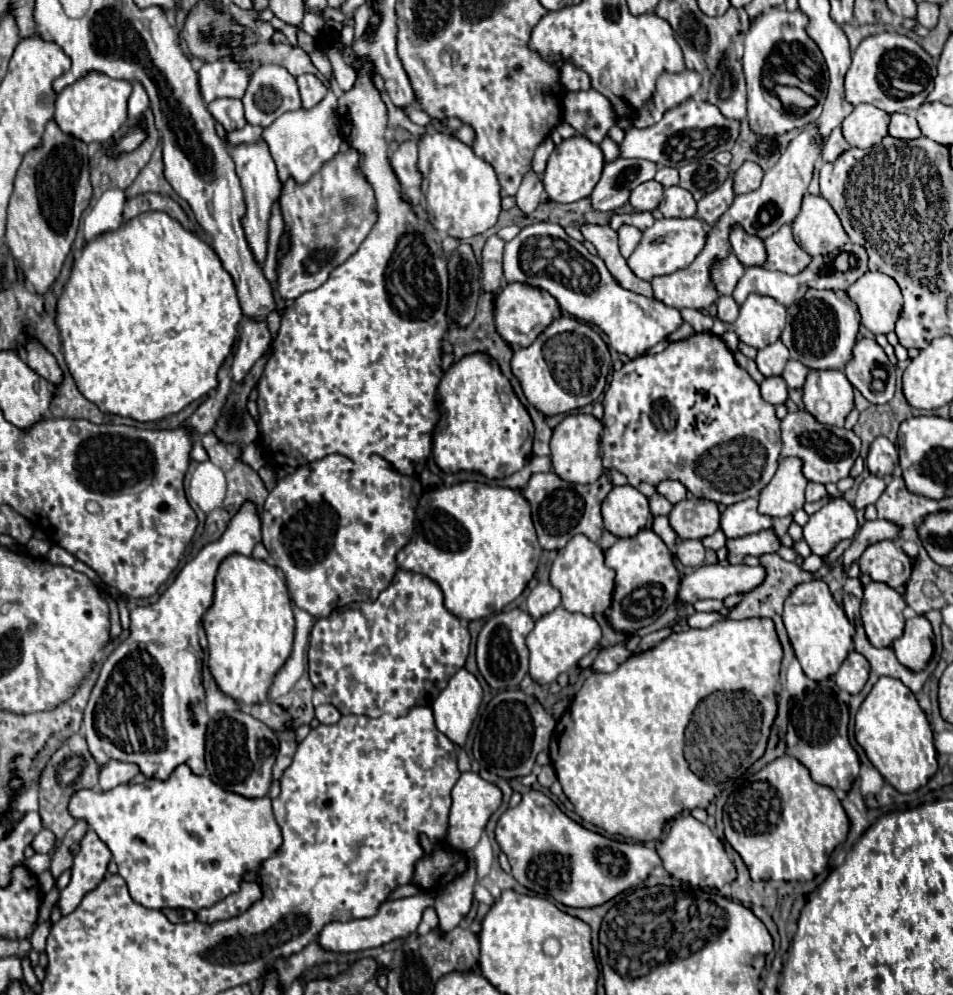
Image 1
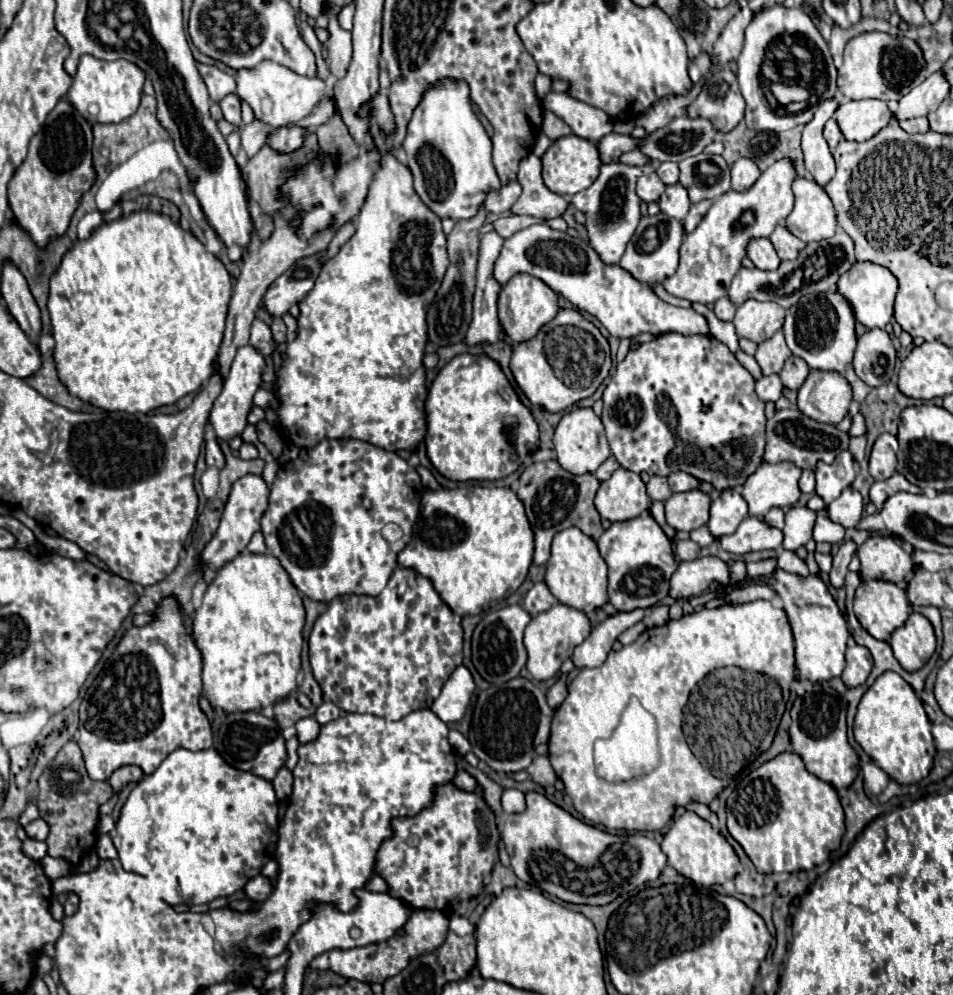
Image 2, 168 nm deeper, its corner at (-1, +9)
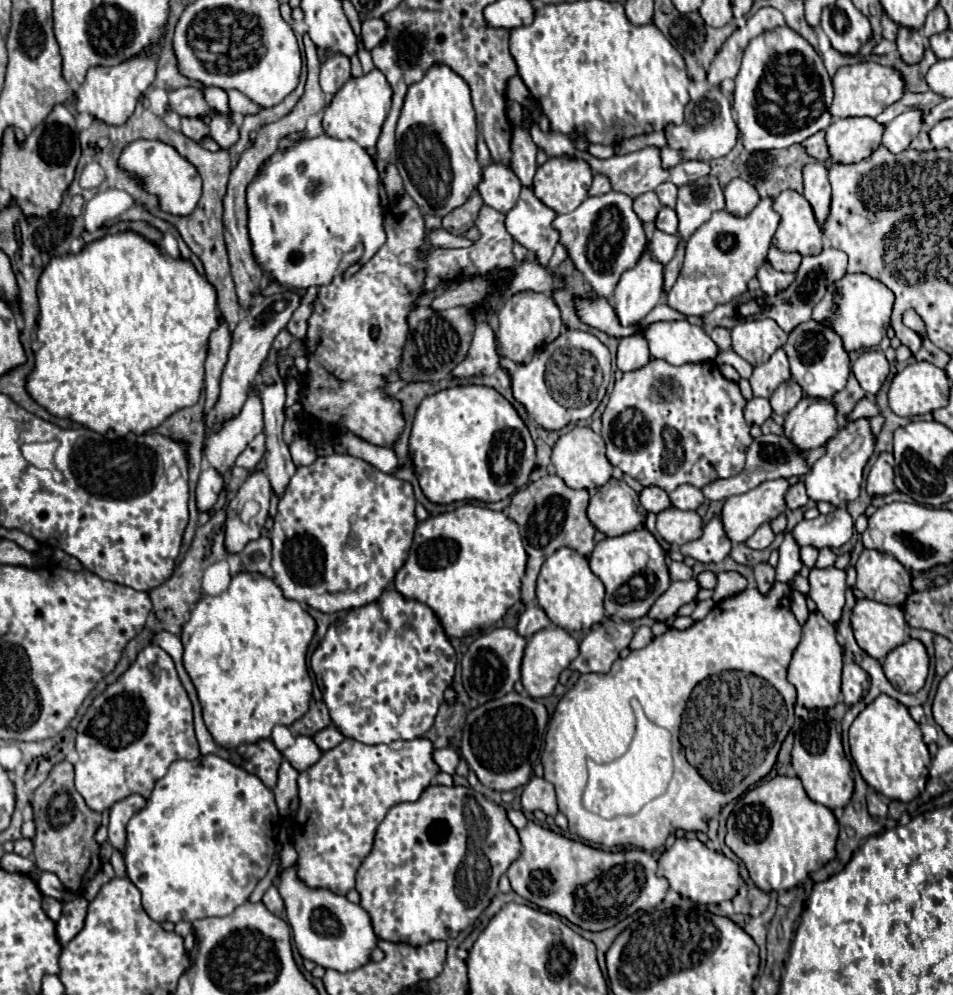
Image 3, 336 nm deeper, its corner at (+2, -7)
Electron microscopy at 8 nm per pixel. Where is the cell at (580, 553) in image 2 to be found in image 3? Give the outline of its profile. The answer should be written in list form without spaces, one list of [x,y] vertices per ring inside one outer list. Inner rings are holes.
[[[560,548],[550,558],[546,558],[536,584],[536,600],[540,608],[548,612],[548,618],[568,632],[590,630],[606,614],[602,604],[604,584],[594,576],[588,560],[570,548]]]

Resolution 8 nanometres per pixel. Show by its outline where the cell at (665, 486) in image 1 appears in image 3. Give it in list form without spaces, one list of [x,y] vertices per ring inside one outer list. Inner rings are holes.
[[[688,484],[672,490],[670,500],[672,500],[672,506],[676,506],[680,510],[698,510],[698,506],[702,506],[706,502],[704,494],[698,488],[688,486]]]

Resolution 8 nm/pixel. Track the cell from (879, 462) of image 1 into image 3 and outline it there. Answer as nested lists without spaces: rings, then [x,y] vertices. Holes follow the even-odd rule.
[[[878,458],[874,462],[874,466],[870,468],[870,474],[868,474],[868,480],[866,480],[866,490],[872,498],[874,496],[888,496],[896,490],[894,470],[884,458]]]

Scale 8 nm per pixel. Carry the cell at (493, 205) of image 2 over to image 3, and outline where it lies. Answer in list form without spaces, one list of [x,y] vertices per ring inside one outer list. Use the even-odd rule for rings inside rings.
[[[490,162],[482,168],[482,180],[478,184],[478,190],[484,198],[484,204],[492,206],[498,212],[510,212],[520,196],[522,182],[506,164]]]

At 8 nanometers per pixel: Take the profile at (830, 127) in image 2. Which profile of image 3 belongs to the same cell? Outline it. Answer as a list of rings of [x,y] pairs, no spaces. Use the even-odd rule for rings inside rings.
[[[816,132],[816,134],[810,136],[808,140],[804,140],[802,146],[804,146],[806,154],[812,156],[812,158],[816,158],[816,160],[826,160],[826,158],[830,158],[828,146],[826,146],[826,140],[824,140],[824,132]]]

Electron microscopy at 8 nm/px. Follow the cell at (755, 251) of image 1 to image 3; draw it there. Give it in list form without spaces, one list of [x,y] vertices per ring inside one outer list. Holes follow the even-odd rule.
[[[764,262],[762,266],[760,266],[760,270],[758,270],[758,280],[760,280],[760,288],[768,294],[768,296],[776,296],[778,292],[782,292],[782,290],[786,290],[790,284],[792,284],[792,280],[796,278],[796,274],[786,274],[786,272],[778,272],[778,270],[774,270],[768,262]]]

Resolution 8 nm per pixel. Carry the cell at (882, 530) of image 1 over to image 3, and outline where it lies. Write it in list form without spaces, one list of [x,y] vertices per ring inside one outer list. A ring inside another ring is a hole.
[[[834,566],[830,568],[812,568],[810,576],[810,598],[816,602],[822,616],[836,624],[842,616],[844,608],[844,592],[846,592],[846,572]]]

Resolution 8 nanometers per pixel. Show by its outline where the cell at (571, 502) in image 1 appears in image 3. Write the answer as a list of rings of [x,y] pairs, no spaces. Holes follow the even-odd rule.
[[[544,476],[538,482],[530,482],[524,488],[520,488],[508,506],[508,516],[518,524],[524,548],[528,554],[528,566],[526,576],[522,580],[522,602],[528,606],[534,604],[534,588],[536,578],[540,572],[540,566],[544,560],[554,554],[558,548],[572,548],[582,556],[588,556],[594,550],[594,526],[586,518],[588,508],[588,492],[586,490],[574,490],[564,484],[560,476]]]

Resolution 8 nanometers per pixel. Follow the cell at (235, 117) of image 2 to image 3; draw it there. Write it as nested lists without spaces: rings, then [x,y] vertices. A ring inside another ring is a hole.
[[[224,114],[212,116],[212,122],[208,124],[208,128],[210,128],[210,136],[224,150],[228,150],[232,144],[238,142],[238,126],[230,116],[224,116]]]

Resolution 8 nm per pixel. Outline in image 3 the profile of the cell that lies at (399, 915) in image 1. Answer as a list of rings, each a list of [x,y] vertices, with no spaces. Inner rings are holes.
[[[296,864],[280,872],[278,890],[284,898],[292,936],[302,958],[314,960],[318,966],[334,968],[338,972],[356,970],[370,960],[370,952],[376,948],[378,938],[372,930],[366,910],[346,900],[346,896],[334,894],[326,888],[308,888],[296,876]]]

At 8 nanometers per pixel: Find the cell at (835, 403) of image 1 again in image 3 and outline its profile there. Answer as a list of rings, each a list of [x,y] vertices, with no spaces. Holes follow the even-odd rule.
[[[804,396],[784,420],[784,436],[788,436],[788,440],[802,452],[822,446],[838,432],[838,428],[834,404],[810,396]]]

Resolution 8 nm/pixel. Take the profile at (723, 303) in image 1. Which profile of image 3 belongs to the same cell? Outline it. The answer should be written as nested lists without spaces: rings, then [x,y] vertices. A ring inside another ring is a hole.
[[[714,328],[710,332],[710,338],[716,342],[716,346],[720,350],[728,350],[730,348],[730,332],[726,328]]]

